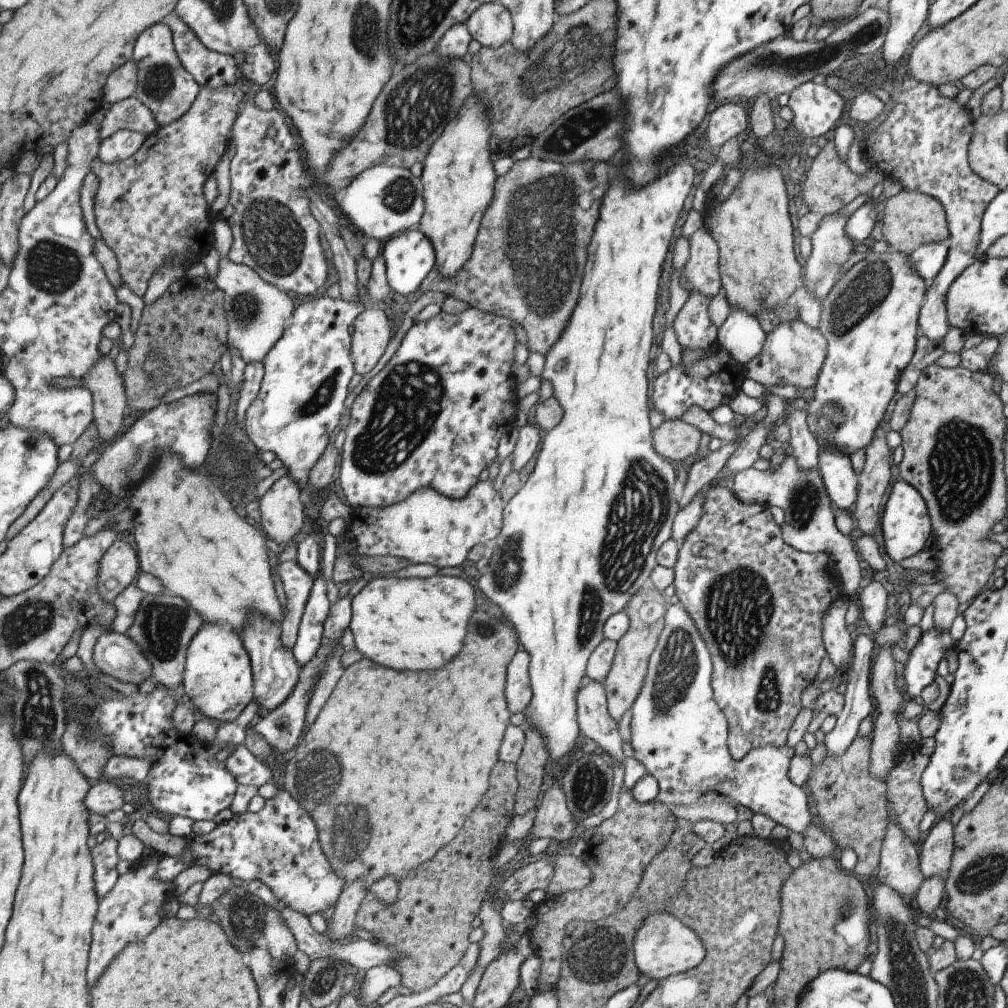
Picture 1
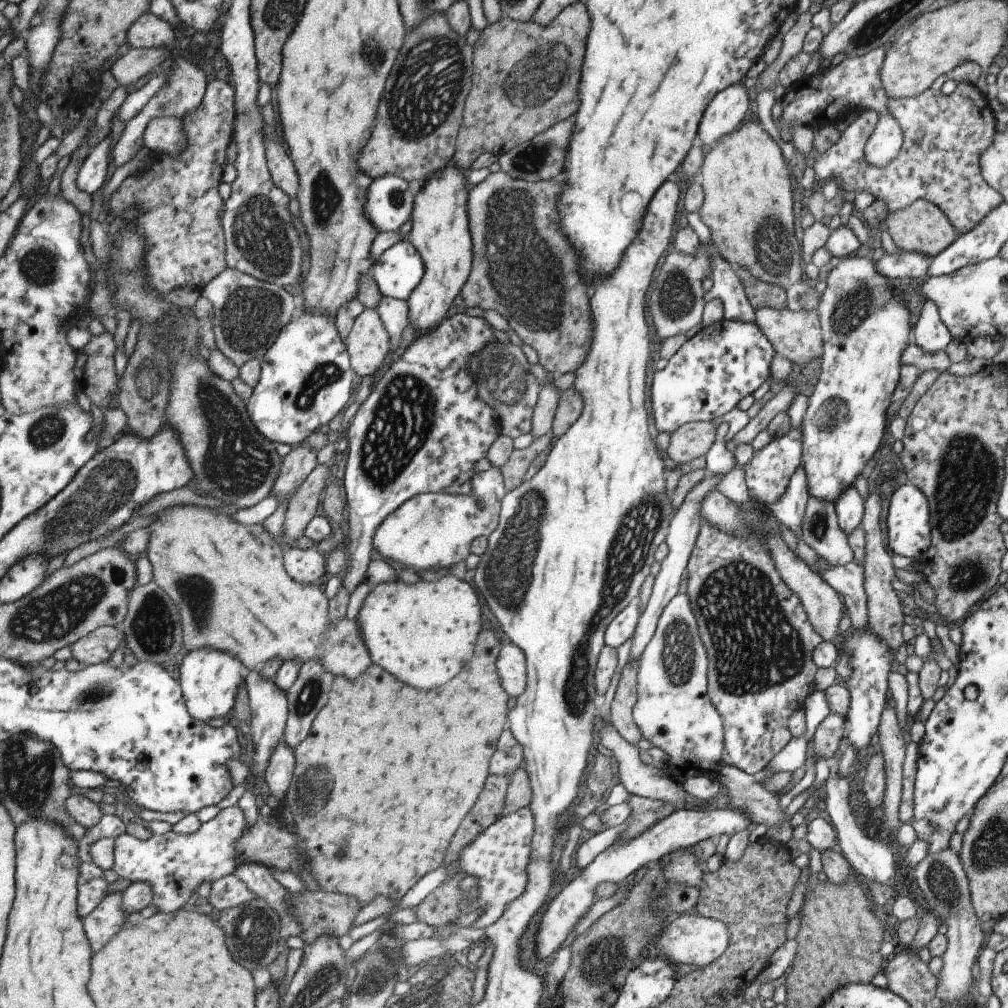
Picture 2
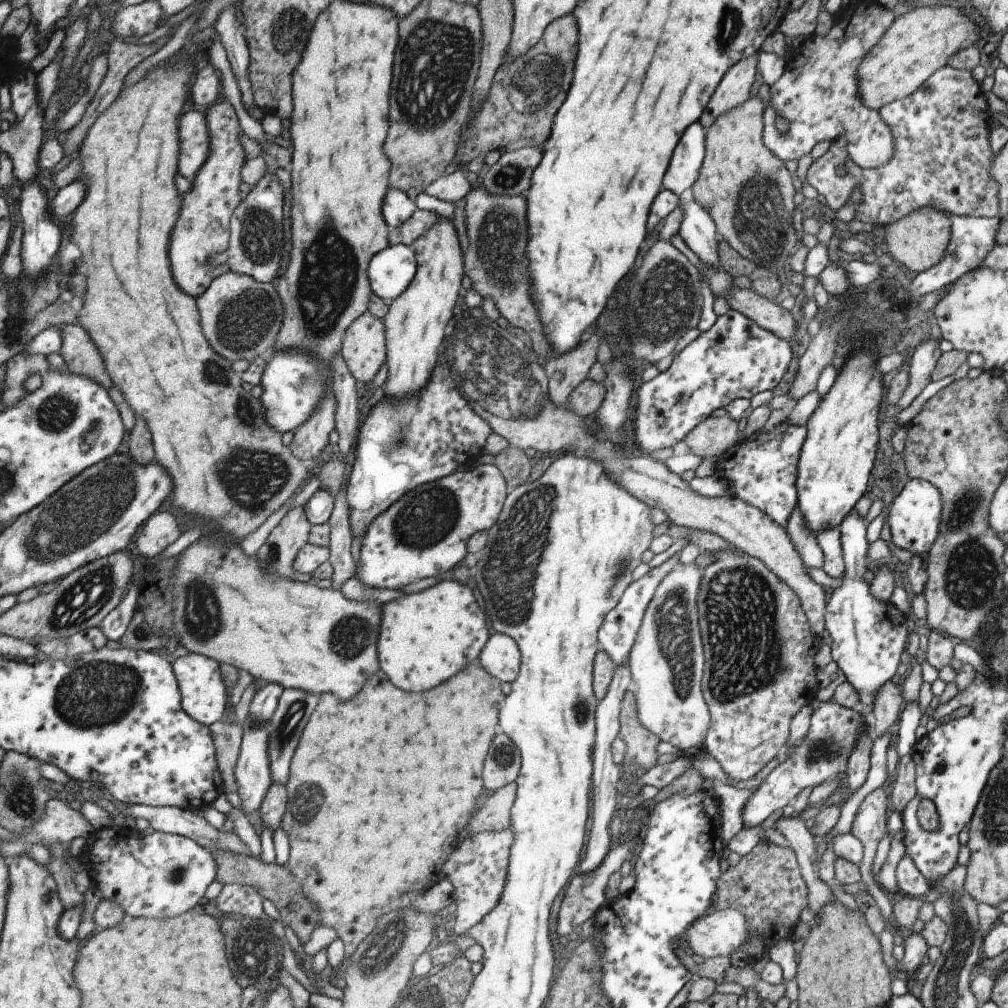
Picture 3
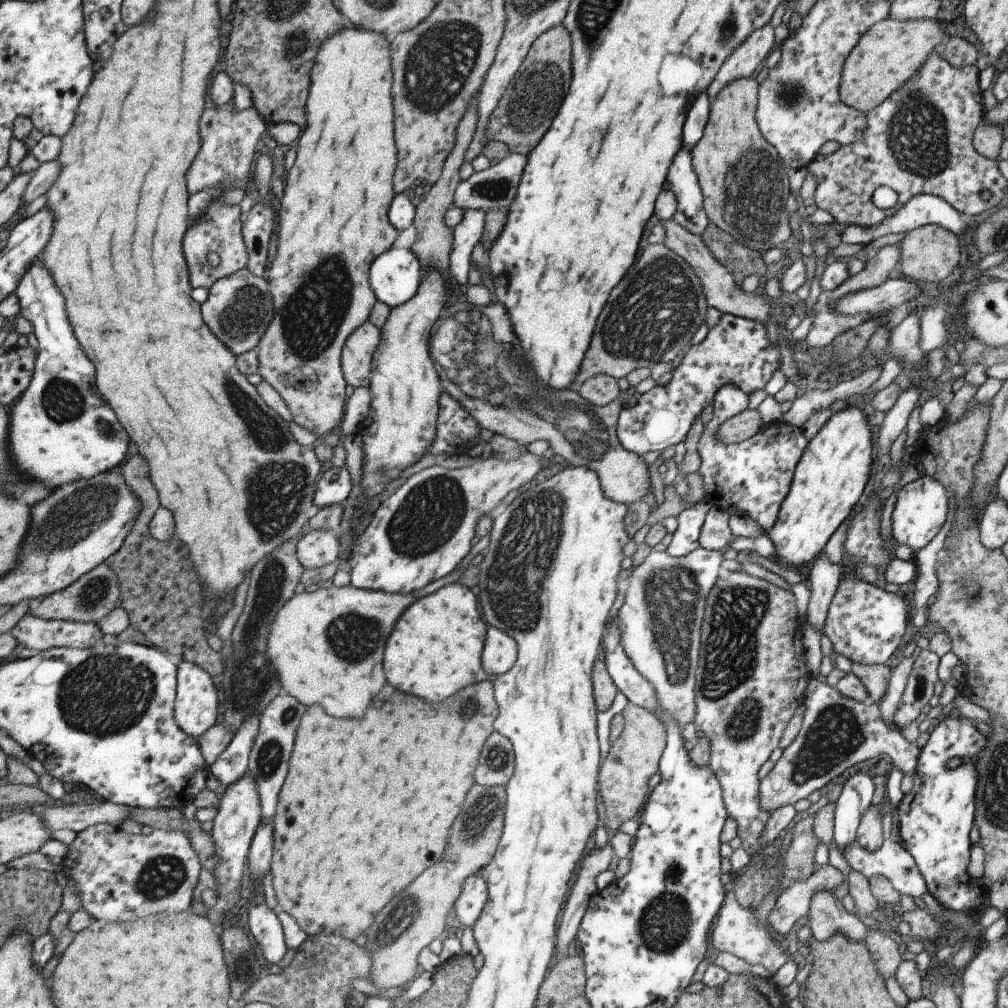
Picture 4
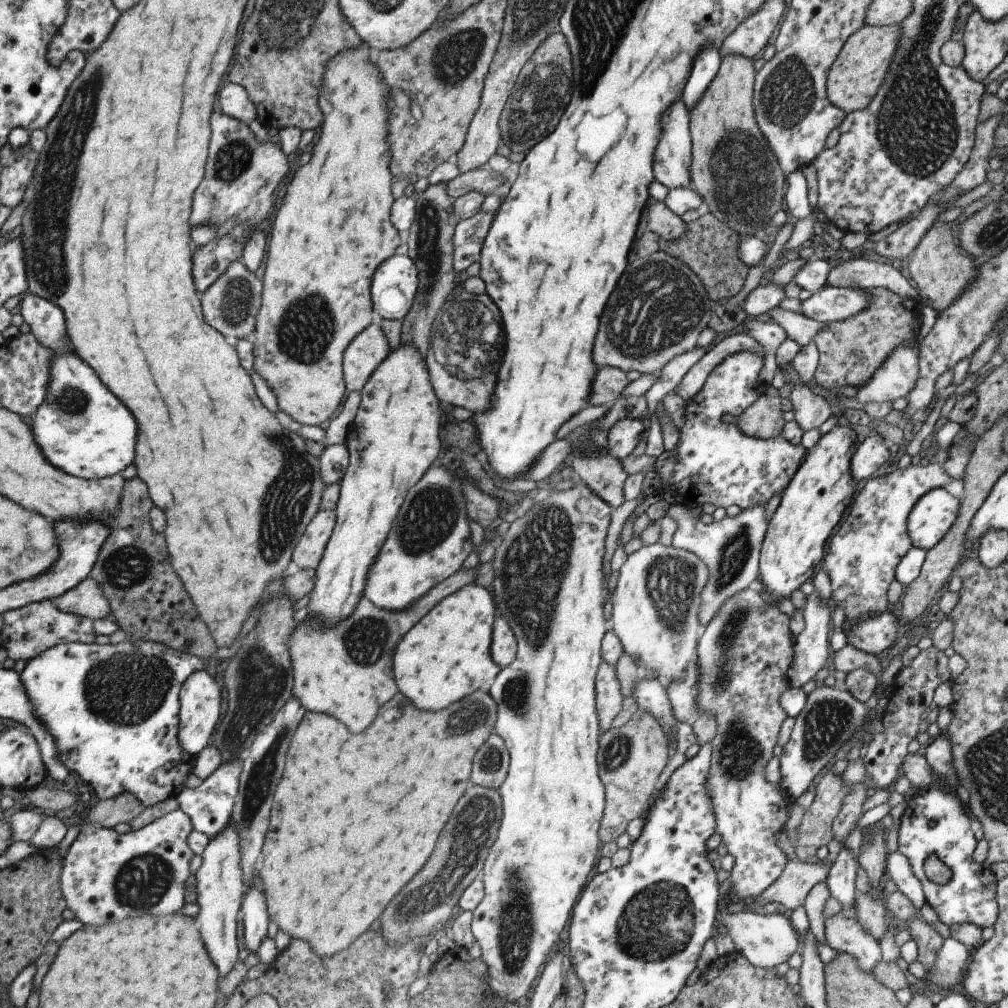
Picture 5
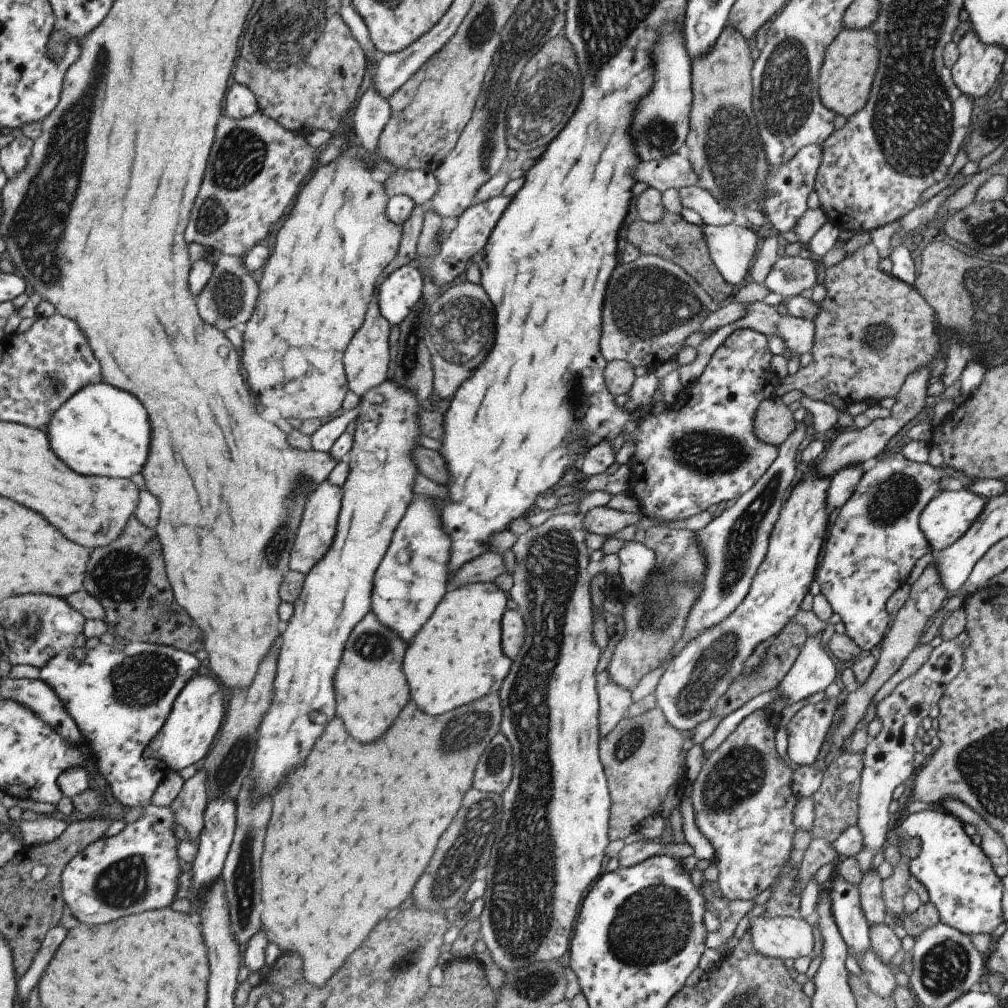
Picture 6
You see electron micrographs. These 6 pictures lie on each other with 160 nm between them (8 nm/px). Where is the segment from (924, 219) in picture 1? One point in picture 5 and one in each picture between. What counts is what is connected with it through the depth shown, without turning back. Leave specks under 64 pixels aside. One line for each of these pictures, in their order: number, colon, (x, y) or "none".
2: (920, 226)
3: (918, 240)
4: (927, 254)
5: (940, 272)

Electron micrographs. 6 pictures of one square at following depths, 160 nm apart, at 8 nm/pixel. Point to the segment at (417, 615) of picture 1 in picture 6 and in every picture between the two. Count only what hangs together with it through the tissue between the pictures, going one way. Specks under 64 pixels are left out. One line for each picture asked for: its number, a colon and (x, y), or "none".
2: (422, 633)
3: (423, 638)
4: (434, 648)
5: (444, 656)
6: (455, 657)

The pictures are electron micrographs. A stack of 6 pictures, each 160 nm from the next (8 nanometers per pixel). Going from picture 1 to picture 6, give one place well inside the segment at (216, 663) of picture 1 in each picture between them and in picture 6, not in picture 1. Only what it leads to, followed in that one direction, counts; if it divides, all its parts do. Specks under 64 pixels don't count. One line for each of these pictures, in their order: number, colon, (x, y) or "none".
2: (211, 678)
3: (200, 677)
4: (197, 707)
5: (201, 698)
6: (188, 735)

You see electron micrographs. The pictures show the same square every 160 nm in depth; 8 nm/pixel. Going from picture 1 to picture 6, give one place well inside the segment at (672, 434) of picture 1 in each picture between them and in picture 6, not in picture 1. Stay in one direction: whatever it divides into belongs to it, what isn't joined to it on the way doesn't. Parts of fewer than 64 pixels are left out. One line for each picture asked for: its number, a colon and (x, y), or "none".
2: (693, 439)
3: (711, 437)
4: (746, 423)
5: (762, 420)
6: (772, 423)

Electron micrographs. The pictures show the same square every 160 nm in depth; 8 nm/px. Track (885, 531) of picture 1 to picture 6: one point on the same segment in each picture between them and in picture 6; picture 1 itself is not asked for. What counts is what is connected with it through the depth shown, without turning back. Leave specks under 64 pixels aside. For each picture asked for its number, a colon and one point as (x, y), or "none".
2: (908, 520)
3: (913, 518)
4: (920, 509)
5: (931, 516)
6: (948, 514)

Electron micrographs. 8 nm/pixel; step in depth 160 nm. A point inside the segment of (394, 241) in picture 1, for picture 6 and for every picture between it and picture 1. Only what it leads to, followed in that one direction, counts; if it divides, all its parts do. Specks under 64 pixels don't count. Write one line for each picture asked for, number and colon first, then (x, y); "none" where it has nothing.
2: (398, 270)
3: (390, 270)
4: (394, 276)
5: (394, 282)
6: (399, 291)

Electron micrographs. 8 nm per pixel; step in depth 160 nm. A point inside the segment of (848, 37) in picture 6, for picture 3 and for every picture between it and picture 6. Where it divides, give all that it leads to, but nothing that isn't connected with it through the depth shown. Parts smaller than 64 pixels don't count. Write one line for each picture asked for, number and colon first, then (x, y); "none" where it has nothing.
3: (917, 43)
4: (886, 55)
5: (852, 80)

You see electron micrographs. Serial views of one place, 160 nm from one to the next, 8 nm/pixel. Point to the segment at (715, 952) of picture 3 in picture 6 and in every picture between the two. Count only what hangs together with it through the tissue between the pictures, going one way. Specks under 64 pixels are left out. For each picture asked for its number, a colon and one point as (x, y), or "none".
4: (734, 929)
5: (764, 940)
6: (790, 937)

